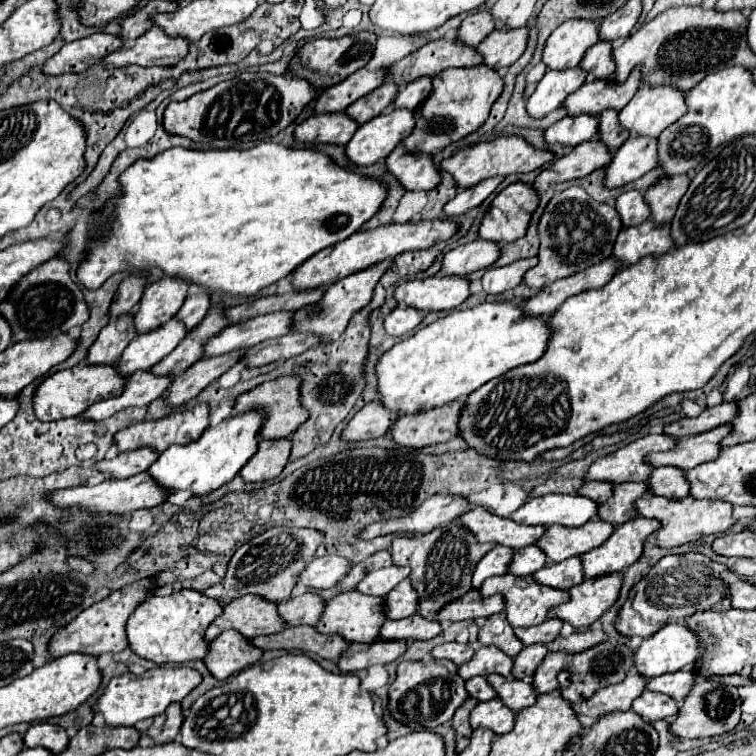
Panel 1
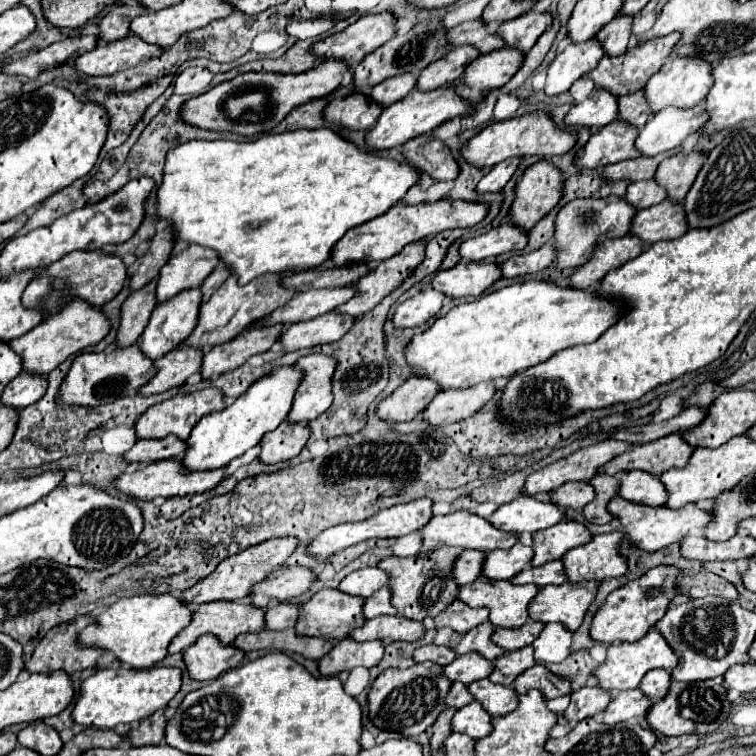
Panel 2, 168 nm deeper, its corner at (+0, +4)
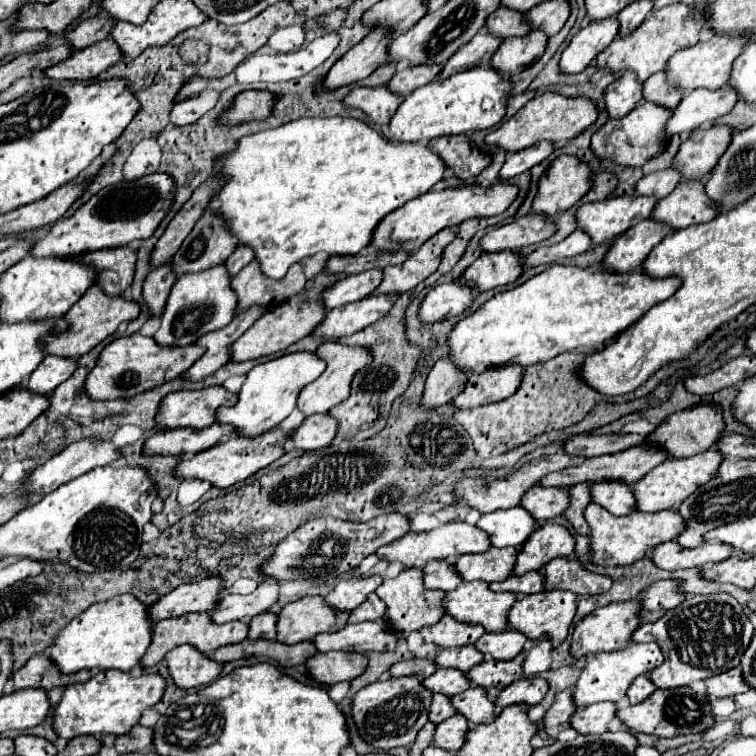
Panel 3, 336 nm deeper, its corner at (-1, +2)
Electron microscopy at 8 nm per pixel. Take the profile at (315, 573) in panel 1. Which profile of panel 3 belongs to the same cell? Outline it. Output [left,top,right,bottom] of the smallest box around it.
[212,580,280,622]

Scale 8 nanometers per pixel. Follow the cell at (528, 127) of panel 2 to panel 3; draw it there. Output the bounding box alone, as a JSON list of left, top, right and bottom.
[484,92,598,152]

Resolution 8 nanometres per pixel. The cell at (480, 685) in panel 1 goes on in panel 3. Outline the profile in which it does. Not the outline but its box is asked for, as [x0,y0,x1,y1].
[430,694,456,724]

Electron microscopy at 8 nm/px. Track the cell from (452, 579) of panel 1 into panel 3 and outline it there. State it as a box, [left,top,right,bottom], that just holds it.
[376,568,446,636]

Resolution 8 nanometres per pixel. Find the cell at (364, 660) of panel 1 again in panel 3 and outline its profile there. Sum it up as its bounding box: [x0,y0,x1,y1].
[306,652,368,686]

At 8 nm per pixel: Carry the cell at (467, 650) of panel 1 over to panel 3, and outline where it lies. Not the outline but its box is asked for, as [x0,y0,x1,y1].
[390,658,438,678]

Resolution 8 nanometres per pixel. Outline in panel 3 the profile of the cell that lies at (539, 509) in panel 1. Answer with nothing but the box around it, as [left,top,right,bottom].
[476,506,538,548]

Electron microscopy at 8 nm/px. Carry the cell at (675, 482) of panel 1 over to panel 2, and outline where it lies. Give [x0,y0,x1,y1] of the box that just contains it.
[617,470,667,506]

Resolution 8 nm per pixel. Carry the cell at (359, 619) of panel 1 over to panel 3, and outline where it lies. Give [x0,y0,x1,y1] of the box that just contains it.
[278,596,348,644]

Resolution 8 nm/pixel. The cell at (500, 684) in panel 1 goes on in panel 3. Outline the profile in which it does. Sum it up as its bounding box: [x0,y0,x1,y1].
[452,686,496,724]

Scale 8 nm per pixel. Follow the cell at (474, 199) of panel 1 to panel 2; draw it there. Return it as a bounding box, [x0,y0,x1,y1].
[477,158,521,192]

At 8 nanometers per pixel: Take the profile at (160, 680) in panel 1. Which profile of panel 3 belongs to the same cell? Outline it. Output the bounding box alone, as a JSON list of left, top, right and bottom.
[54,670,166,740]

